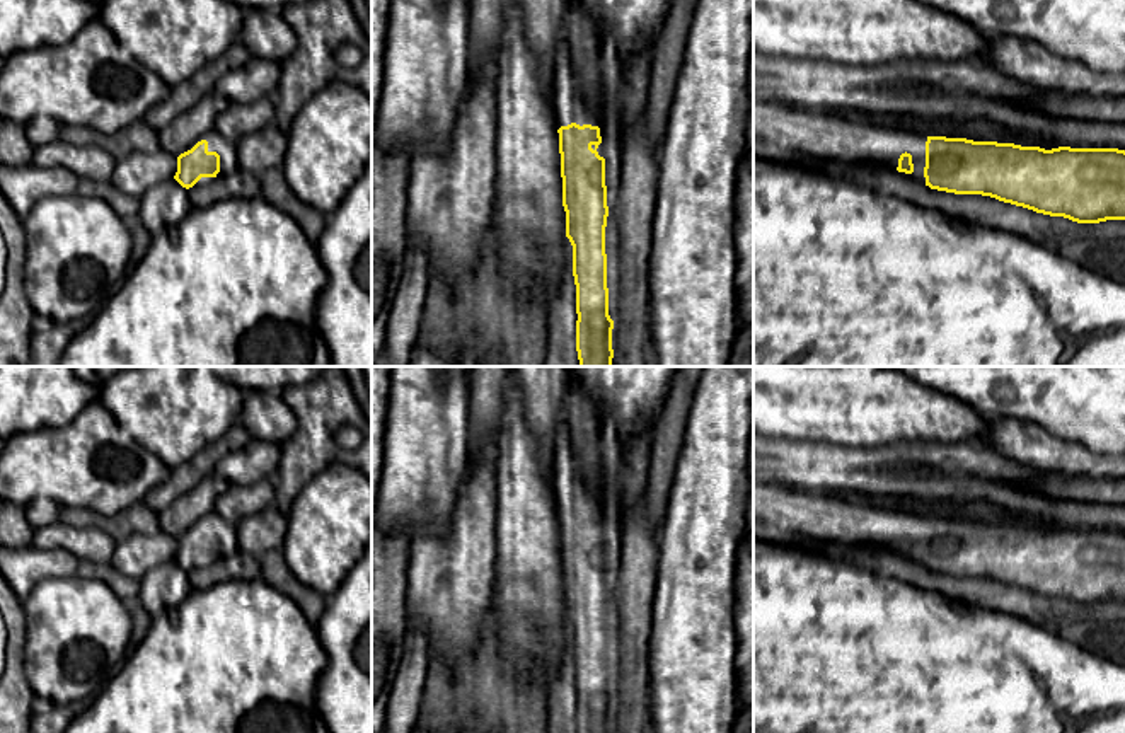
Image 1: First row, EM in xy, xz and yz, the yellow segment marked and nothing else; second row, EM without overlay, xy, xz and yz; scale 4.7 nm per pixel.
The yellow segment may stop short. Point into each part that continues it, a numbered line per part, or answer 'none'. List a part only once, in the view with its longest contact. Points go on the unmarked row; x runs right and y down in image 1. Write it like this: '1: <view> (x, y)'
1: xz (568, 486)

